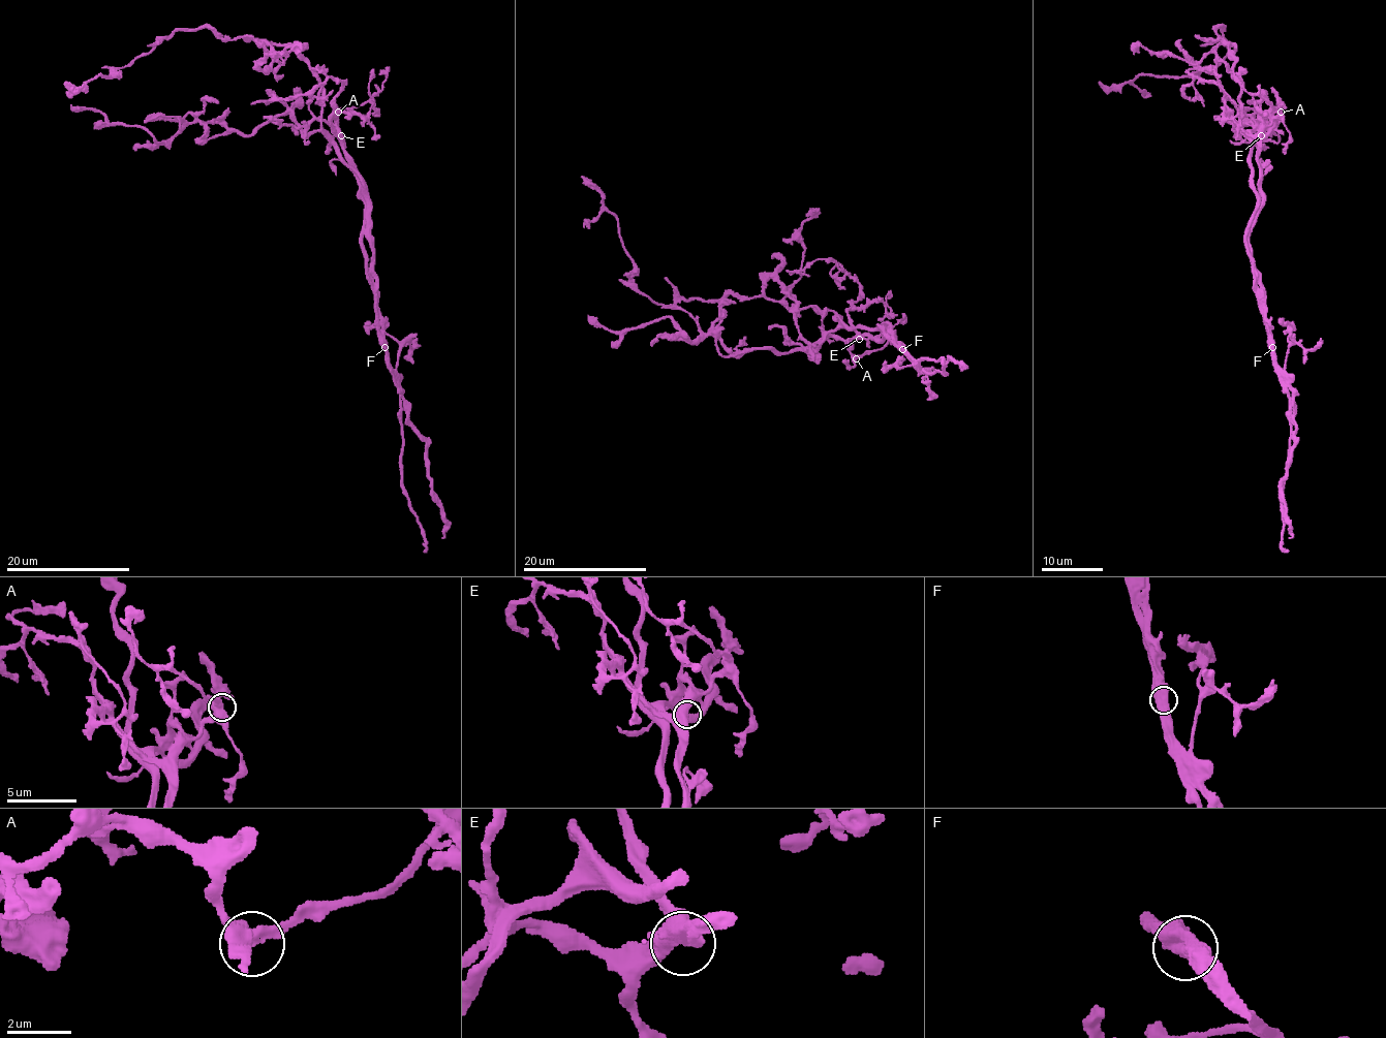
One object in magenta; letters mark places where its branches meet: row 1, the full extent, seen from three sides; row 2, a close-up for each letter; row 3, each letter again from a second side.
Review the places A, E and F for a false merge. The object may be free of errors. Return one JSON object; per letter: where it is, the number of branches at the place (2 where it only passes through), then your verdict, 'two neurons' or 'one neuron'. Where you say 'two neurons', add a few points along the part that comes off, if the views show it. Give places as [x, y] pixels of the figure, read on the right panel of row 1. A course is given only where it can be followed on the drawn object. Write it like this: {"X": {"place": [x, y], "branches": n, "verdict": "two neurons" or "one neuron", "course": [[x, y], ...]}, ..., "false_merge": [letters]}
{"A": {"place": [1281, 112], "branches": 2, "verdict": "one neuron"}, "E": {"place": [1261, 135], "branches": 2, "verdict": "one neuron"}, "F": {"place": [1272, 347], "branches": 2, "verdict": "two neurons", "course": [[1272, 347], [1249, 243], [1261, 194], [1258, 143], [1214, 83], [1195, 77], [1182, 95], [1195, 101]]}, "false_merge": ["F"]}

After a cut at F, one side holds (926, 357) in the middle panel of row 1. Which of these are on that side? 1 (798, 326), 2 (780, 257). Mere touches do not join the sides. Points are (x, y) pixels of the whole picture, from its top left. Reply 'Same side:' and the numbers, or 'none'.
Same side: 2

